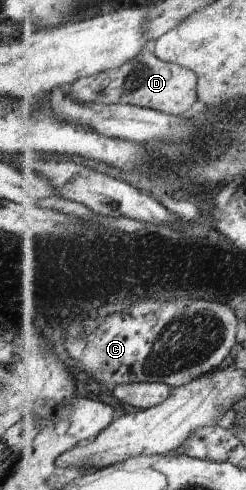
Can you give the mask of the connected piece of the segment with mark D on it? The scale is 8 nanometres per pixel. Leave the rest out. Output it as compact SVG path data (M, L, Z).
M144 50L120 68L106 70L92 77L78 79L67 88L76 102L84 104L138 105L172 116L188 112L198 98L198 74L178 63L160 60L152 50Z

